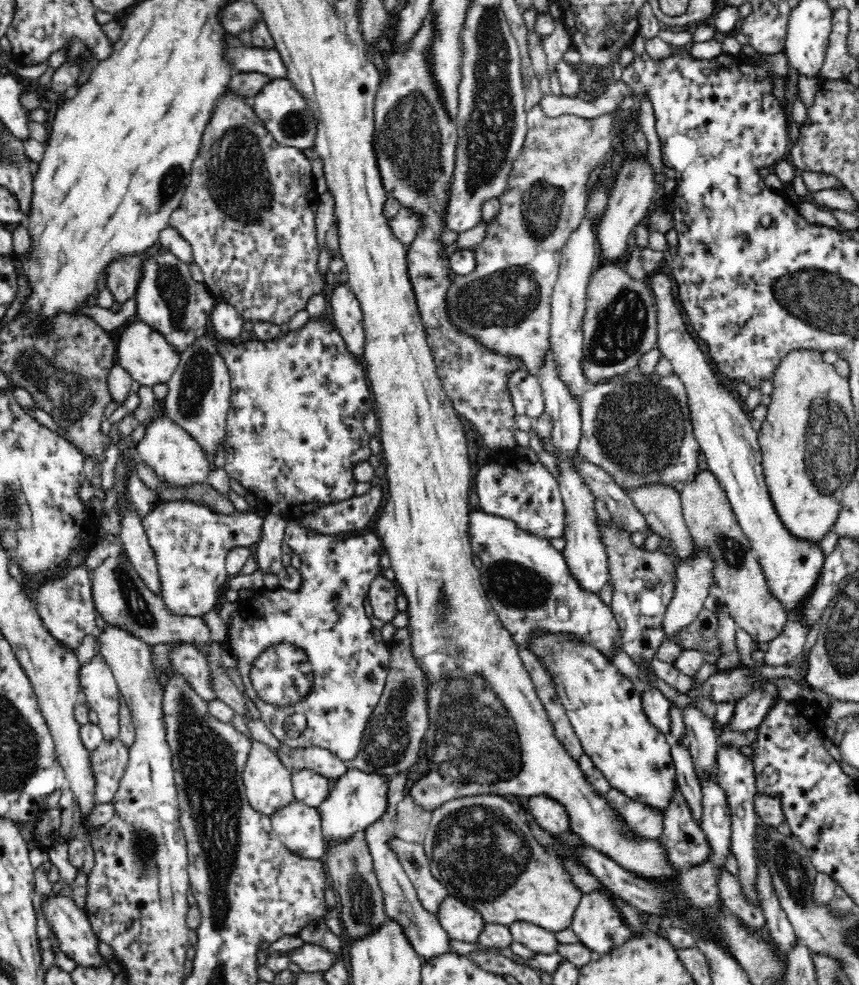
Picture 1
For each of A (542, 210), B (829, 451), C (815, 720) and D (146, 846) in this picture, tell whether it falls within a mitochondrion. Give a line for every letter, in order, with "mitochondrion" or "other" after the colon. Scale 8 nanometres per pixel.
A: mitochondrion
B: mitochondrion
C: other
D: mitochondrion

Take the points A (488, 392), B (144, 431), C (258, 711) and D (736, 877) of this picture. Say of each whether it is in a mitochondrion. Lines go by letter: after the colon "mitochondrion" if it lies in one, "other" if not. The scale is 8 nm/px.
A: other
B: other
C: other
D: other

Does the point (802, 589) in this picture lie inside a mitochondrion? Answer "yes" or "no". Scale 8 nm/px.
no

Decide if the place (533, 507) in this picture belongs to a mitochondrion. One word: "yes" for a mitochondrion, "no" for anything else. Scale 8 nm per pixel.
no

